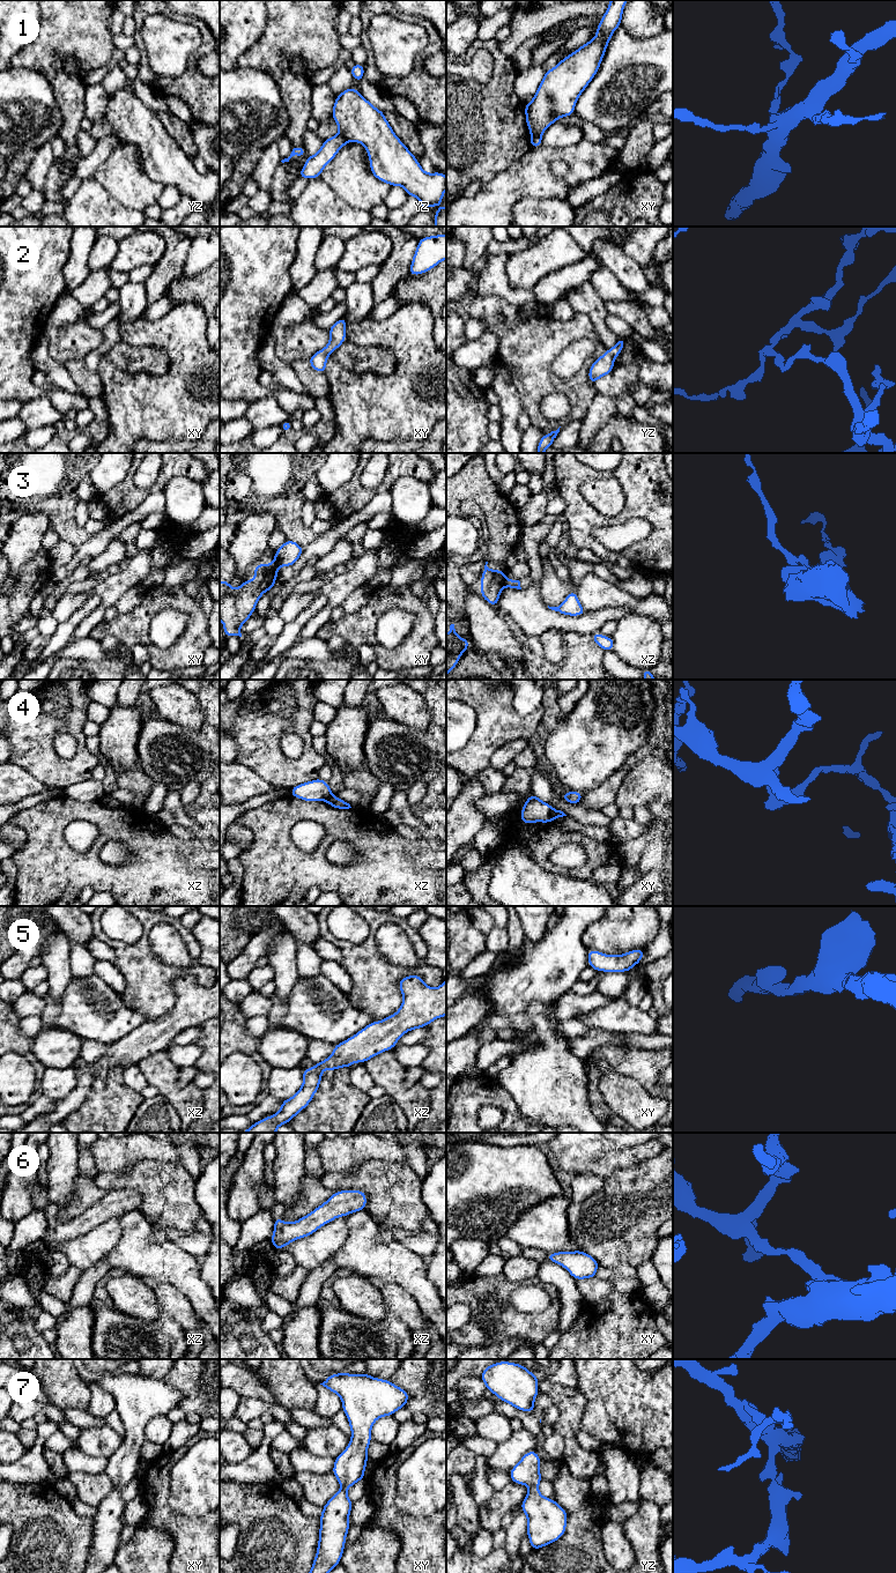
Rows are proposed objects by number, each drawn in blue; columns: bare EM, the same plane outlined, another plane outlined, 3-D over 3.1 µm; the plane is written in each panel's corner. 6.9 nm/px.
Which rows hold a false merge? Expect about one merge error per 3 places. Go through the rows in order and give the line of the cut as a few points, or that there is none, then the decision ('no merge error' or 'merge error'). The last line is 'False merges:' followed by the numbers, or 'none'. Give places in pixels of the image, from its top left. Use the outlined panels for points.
1: cut xy (531, 134), (540, 136); merge error
2: cut none; no merge error
3: cut xy (275, 557), (279, 565); merge error
4: cut xz (332, 794), (325, 800); merge error
5: cut none; no merge error
6: cut none; no merge error
7: cut none; no merge error
False merges: 1, 3, 4

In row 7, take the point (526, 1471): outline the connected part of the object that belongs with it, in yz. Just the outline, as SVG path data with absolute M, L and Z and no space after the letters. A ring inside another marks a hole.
M535 1450L527 1452L510 1470L511 1482L530 1487L520 1508L526 1514L531 1550L536 1550L560 1539L567 1529L568 1513L554 1499L542 1497L539 1484L542 1479L540 1461Z

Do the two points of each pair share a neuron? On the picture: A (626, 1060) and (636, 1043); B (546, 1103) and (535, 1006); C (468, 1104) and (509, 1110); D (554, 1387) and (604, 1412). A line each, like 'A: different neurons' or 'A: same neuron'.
A: different neurons
B: same neuron
C: same neuron
D: different neurons

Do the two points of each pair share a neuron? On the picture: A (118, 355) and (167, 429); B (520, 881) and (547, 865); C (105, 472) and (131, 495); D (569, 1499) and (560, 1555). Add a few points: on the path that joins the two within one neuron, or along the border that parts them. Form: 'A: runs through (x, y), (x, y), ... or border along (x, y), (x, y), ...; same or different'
A: border along (104, 358), (127, 371), (148, 372), (155, 376); different
B: border along (523, 847), (542, 868), (568, 874); different
C: border along (132, 465), (126, 476), (100, 497); different
D: runs through (575, 1513), (574, 1541); same

